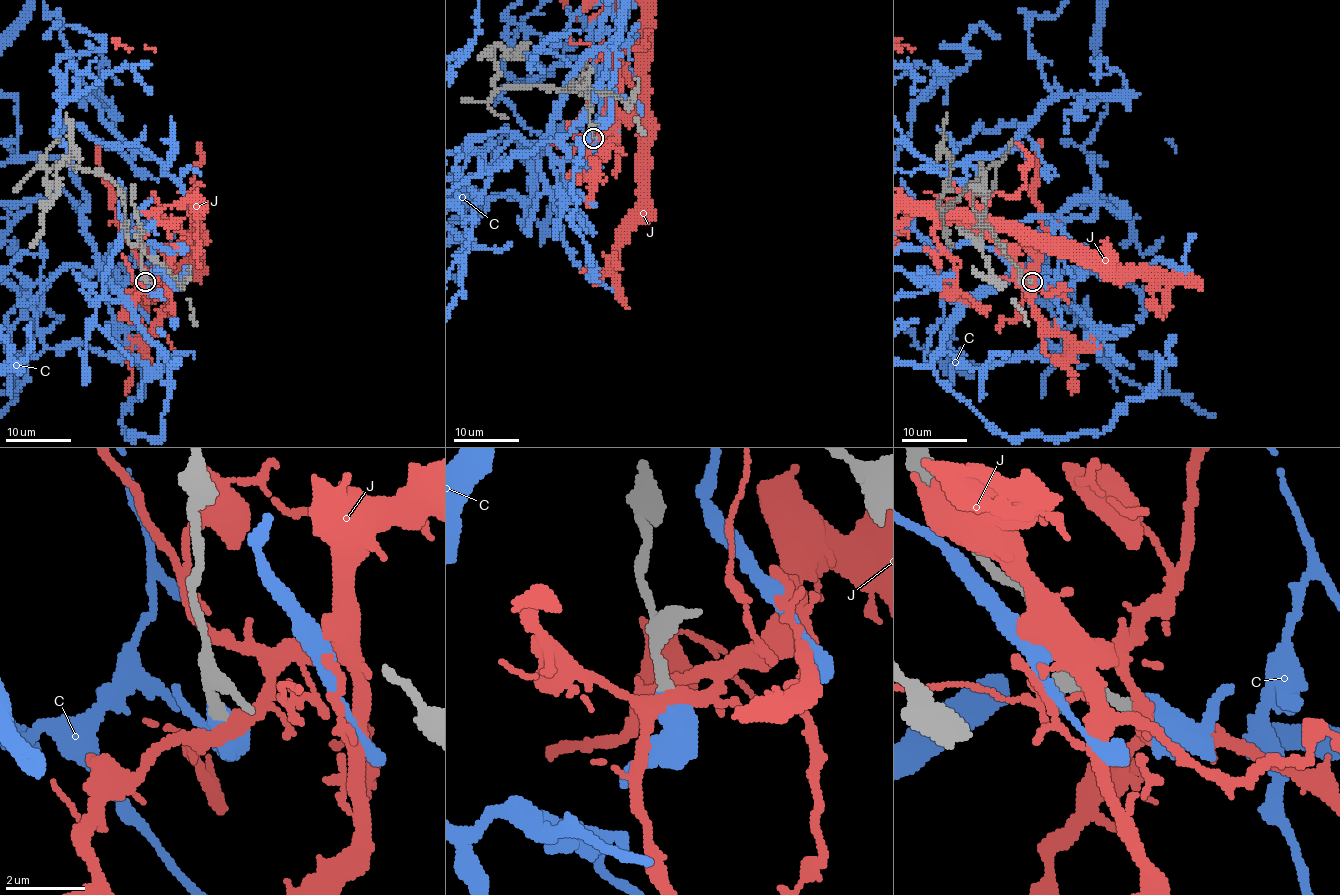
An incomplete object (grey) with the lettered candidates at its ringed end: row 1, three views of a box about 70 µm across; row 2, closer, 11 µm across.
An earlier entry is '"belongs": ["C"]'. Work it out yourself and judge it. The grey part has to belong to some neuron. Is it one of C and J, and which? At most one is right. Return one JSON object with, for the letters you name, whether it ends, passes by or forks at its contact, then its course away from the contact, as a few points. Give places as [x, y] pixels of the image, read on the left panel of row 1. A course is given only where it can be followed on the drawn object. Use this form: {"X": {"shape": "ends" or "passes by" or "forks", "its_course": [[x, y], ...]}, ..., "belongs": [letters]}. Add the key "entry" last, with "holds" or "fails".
{"C": {"shape": "ends"}, "belongs": ["C"], "entry": "holds"}

